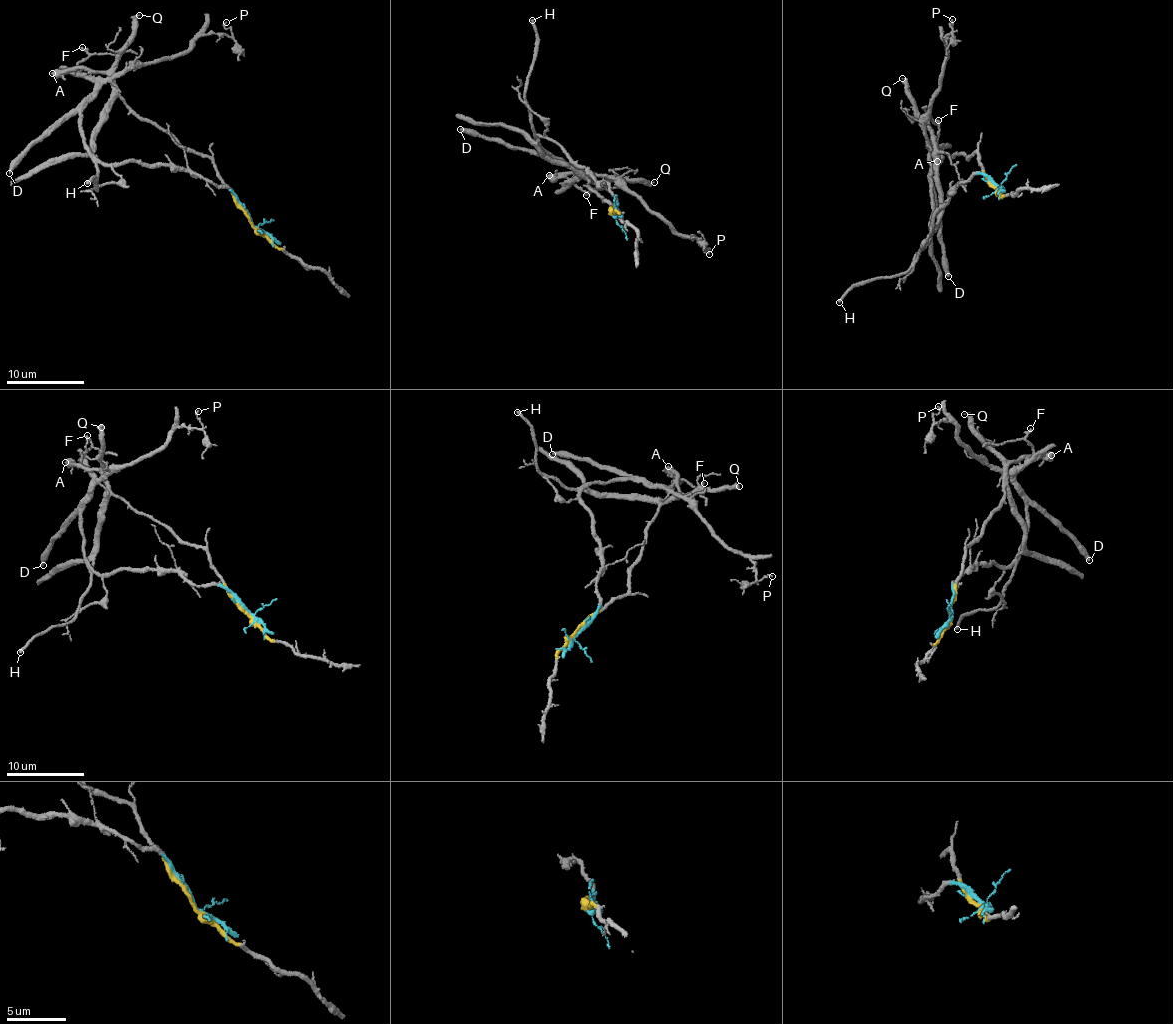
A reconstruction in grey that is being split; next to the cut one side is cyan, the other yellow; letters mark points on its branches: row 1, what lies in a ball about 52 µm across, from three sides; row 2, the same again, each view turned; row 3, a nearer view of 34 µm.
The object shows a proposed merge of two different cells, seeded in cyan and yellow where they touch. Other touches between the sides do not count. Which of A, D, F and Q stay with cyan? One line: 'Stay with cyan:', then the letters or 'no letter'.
Stay with cyan: D

